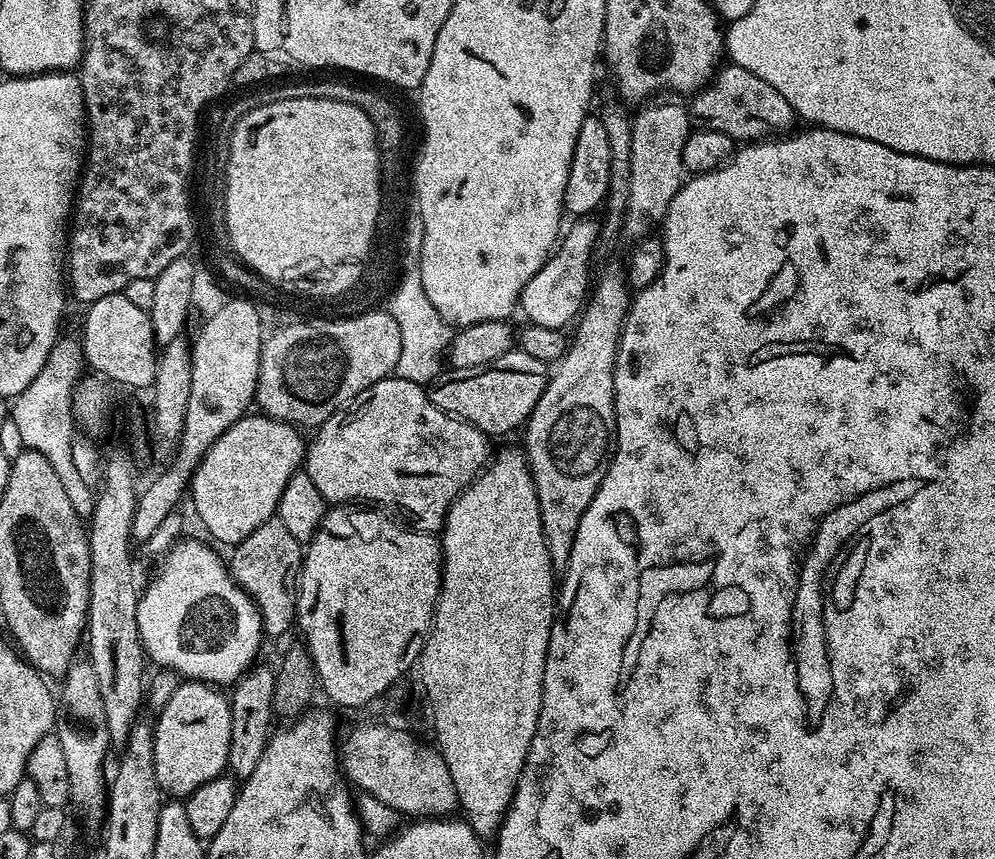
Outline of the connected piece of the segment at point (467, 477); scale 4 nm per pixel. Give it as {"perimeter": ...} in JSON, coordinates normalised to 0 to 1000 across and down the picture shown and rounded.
{"perimeter":[[[400,435],[389,438],[364,454],[360,463],[321,495],[316,506],[318,509],[308,522],[308,548],[327,584],[346,589],[351,584],[371,582],[374,586],[371,588],[395,591],[399,596],[397,600],[419,619],[441,620],[450,602],[450,590],[486,548],[492,534],[492,512],[483,498],[440,477],[440,473],[432,468],[427,448],[405,442]]]}

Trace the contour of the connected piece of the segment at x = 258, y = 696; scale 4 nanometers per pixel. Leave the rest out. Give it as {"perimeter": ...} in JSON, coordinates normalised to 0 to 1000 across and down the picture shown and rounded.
{"perimeter":[[[263,773],[254,774],[234,797],[230,809],[232,822],[231,845],[231,878],[229,879],[230,900],[234,900],[239,908],[249,907],[255,899],[259,886],[263,882],[263,874],[269,866],[273,852],[271,845],[275,839],[274,808],[277,797],[276,781]]]}

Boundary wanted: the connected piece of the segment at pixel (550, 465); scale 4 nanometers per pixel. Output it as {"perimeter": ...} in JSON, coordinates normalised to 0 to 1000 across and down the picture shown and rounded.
{"perimeter":[[[609,313],[603,327],[598,327],[578,376],[579,389],[574,390],[570,409],[554,430],[549,454],[526,499],[526,524],[541,575],[549,636],[559,664],[570,661],[581,608],[615,537],[619,510],[619,409],[632,353],[628,313]]]}

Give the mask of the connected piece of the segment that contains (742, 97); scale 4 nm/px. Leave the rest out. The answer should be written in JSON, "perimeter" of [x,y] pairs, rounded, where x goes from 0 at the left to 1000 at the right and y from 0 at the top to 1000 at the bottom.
{"perimeter":[[[735,72],[729,73],[694,116],[693,135],[698,143],[701,140],[704,149],[730,156],[738,165],[759,165],[795,155],[796,140],[801,139],[794,119],[790,119],[774,95],[766,95],[762,86],[754,86],[754,81],[746,81],[746,77]]]}

